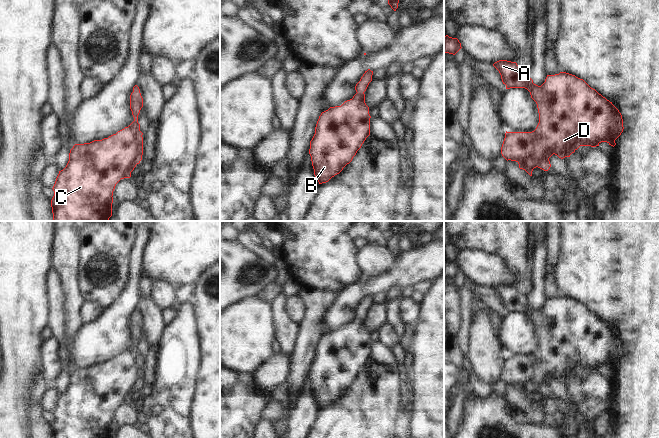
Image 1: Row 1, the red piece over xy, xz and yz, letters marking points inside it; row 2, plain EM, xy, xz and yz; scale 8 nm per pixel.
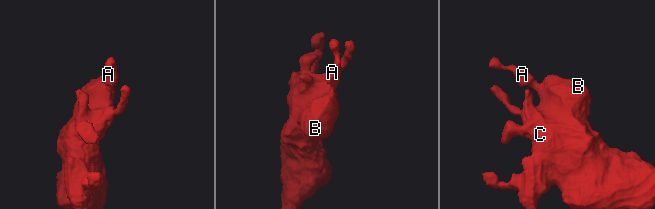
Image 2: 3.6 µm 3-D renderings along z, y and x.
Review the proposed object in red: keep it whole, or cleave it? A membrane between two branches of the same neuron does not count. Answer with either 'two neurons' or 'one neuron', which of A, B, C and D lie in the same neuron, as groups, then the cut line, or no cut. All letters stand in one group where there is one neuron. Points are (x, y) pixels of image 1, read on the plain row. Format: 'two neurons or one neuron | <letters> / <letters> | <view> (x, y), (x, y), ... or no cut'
one neuron | A B C D | no cut

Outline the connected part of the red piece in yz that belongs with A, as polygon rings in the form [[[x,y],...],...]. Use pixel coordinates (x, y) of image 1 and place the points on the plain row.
[[[499,284],[493,290],[499,295],[506,313],[525,312],[530,316],[531,322],[537,328],[539,347],[536,353],[532,356],[506,355],[501,371],[502,380],[507,385],[516,385],[519,388],[519,392],[525,394],[530,400],[532,400],[532,395],[536,391],[548,395],[551,391],[549,382],[553,378],[563,383],[570,381],[580,370],[596,371],[601,366],[607,366],[613,371],[616,369],[615,364],[621,359],[624,353],[622,339],[612,326],[591,312],[583,303],[566,296],[560,296],[555,299],[547,299],[545,306],[541,310],[538,310],[533,307],[529,299],[525,298],[516,286]]]

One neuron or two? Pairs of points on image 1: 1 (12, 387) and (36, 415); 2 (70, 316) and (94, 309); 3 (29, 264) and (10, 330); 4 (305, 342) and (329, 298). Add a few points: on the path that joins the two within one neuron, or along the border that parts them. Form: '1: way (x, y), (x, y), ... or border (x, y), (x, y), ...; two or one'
1: border (32, 381), (28, 390), (27, 427); two
2: border (85, 301), (81, 308), (82, 323); two
3: way (15, 280), (15, 314); one
4: way (310, 331), (314, 313), (318, 309); one

